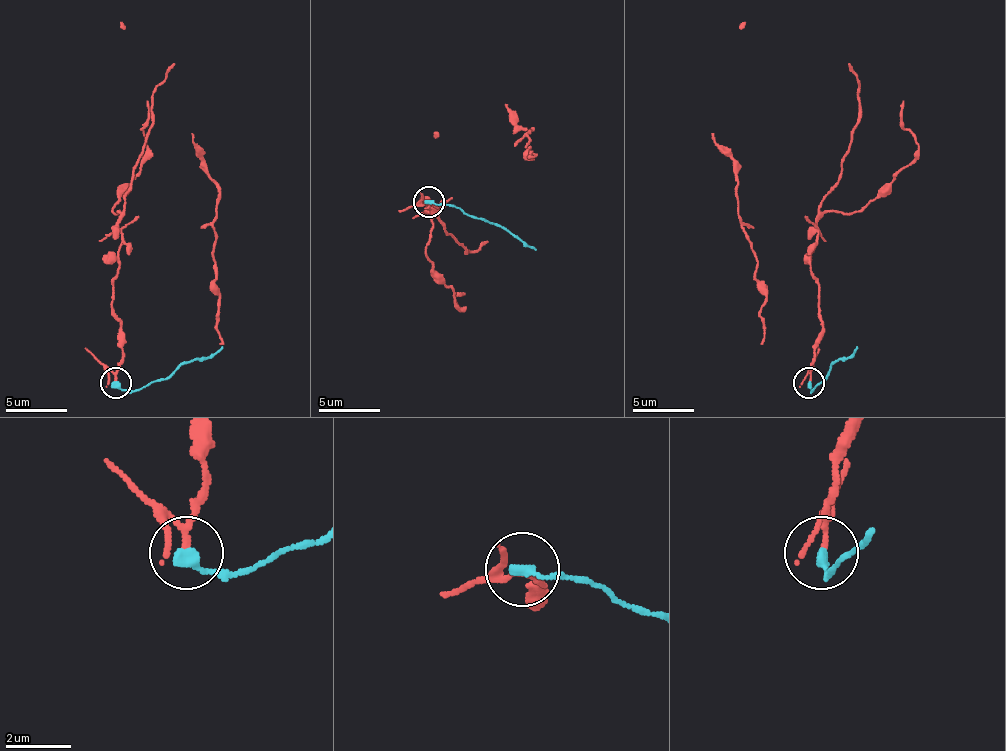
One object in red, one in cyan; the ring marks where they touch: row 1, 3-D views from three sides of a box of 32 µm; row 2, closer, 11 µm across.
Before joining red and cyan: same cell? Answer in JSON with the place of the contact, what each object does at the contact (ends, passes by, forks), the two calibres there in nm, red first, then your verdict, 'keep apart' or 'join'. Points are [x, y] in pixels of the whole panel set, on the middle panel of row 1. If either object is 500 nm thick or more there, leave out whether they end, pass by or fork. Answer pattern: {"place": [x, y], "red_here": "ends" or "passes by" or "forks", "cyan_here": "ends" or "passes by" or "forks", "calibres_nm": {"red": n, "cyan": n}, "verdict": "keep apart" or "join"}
{"place": [429, 201], "red_here": "passes by", "cyan_here": "ends", "calibres_nm": {"red": 130, "cyan": 360}, "verdict": "keep apart"}

